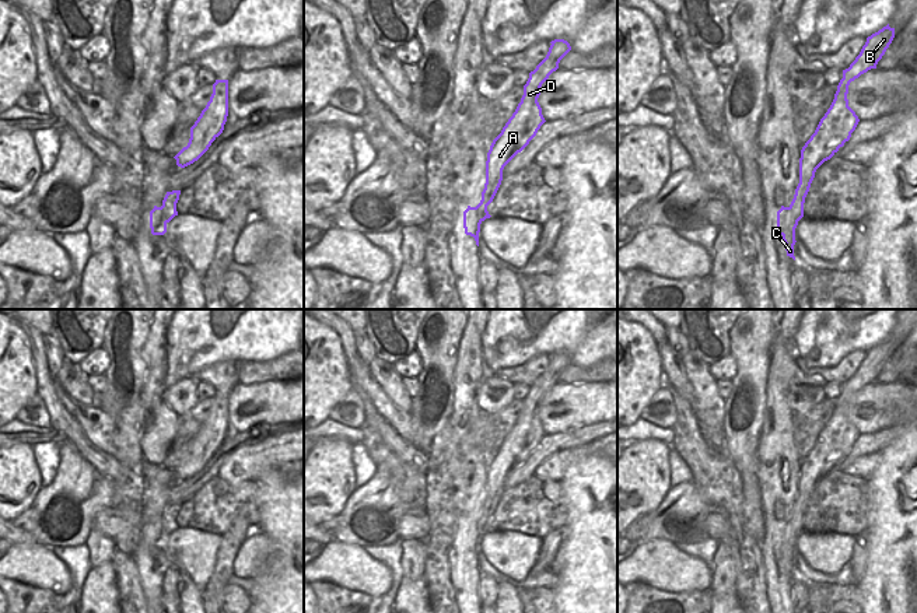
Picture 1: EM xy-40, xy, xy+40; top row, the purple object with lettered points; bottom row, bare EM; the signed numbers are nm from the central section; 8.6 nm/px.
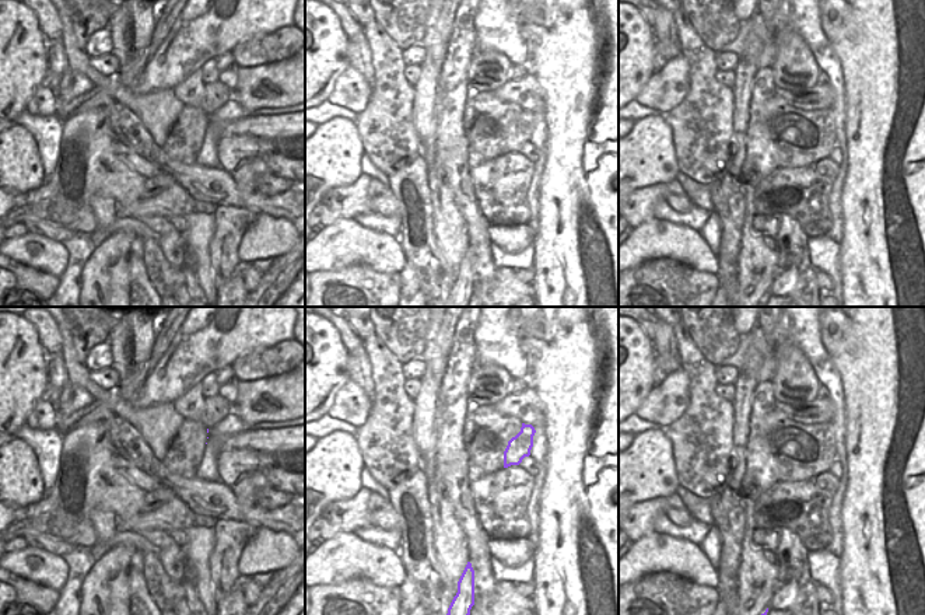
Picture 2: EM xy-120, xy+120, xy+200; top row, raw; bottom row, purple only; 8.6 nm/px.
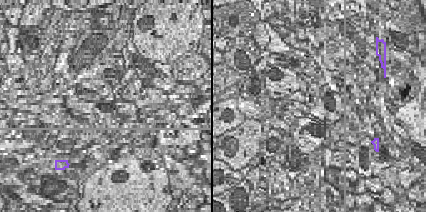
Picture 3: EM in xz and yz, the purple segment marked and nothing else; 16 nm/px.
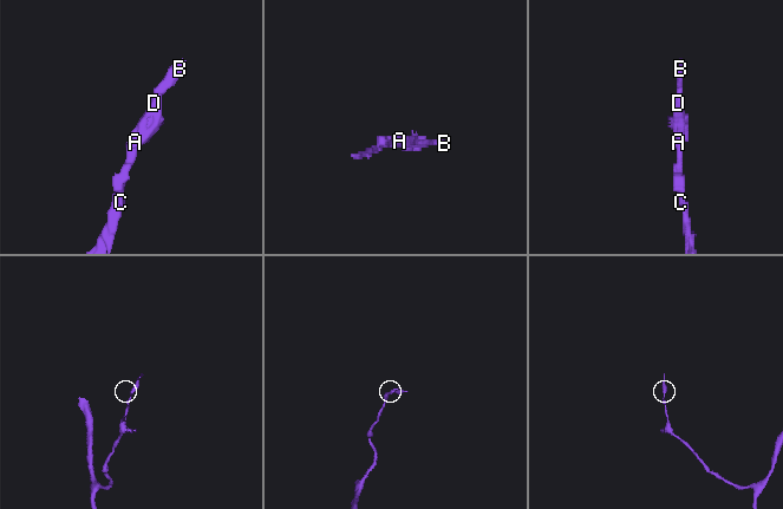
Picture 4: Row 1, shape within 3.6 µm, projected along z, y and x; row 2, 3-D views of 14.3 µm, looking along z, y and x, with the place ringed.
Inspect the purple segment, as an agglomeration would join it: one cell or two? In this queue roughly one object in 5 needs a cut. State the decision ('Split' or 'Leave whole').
Leave whole.

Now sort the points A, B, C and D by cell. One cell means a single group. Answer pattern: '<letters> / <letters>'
A B C D

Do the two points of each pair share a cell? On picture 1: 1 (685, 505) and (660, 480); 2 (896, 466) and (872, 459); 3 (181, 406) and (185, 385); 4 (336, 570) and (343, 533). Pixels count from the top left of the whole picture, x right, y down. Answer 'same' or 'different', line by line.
1: different
2: different
3: same
4: different

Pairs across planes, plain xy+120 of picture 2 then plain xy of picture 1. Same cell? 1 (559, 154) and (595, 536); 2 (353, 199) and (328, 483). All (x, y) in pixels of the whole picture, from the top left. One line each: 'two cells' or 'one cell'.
1: one cell
2: two cells

